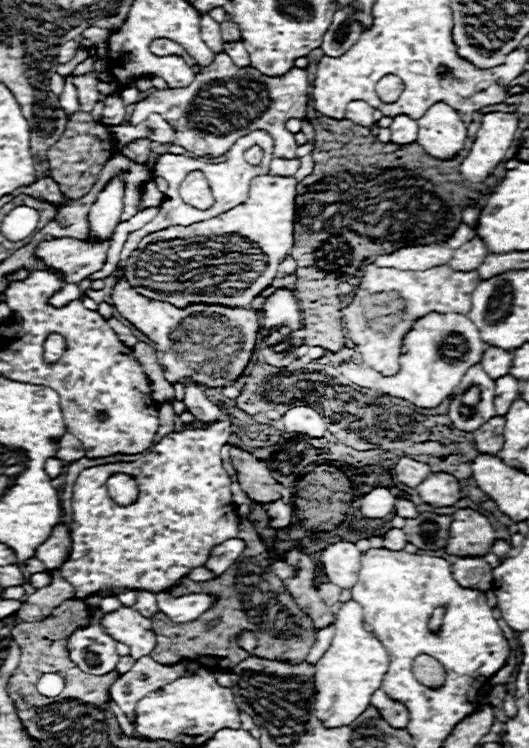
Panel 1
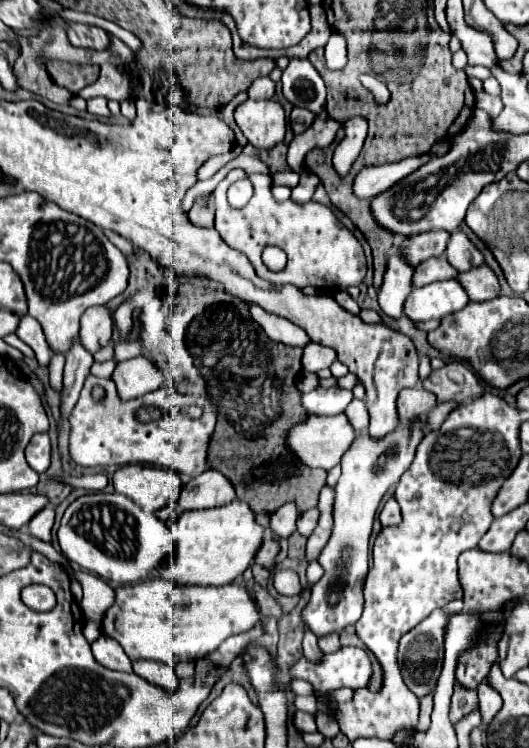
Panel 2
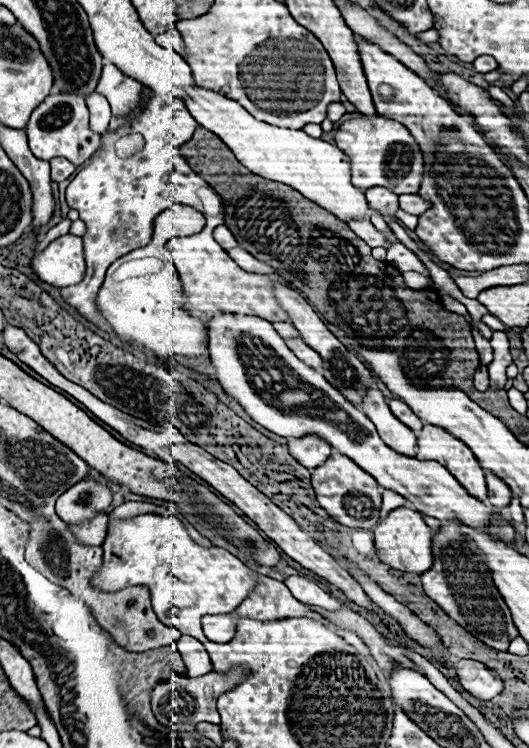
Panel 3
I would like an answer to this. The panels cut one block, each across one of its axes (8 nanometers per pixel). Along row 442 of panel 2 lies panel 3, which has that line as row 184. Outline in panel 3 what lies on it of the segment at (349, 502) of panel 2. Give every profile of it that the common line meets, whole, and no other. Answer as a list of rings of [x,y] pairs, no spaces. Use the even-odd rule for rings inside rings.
[[[358,116],[340,124],[334,140],[336,146],[350,158],[352,184],[358,190],[382,186],[398,196],[418,192],[422,180],[422,152],[402,124],[382,116]]]

